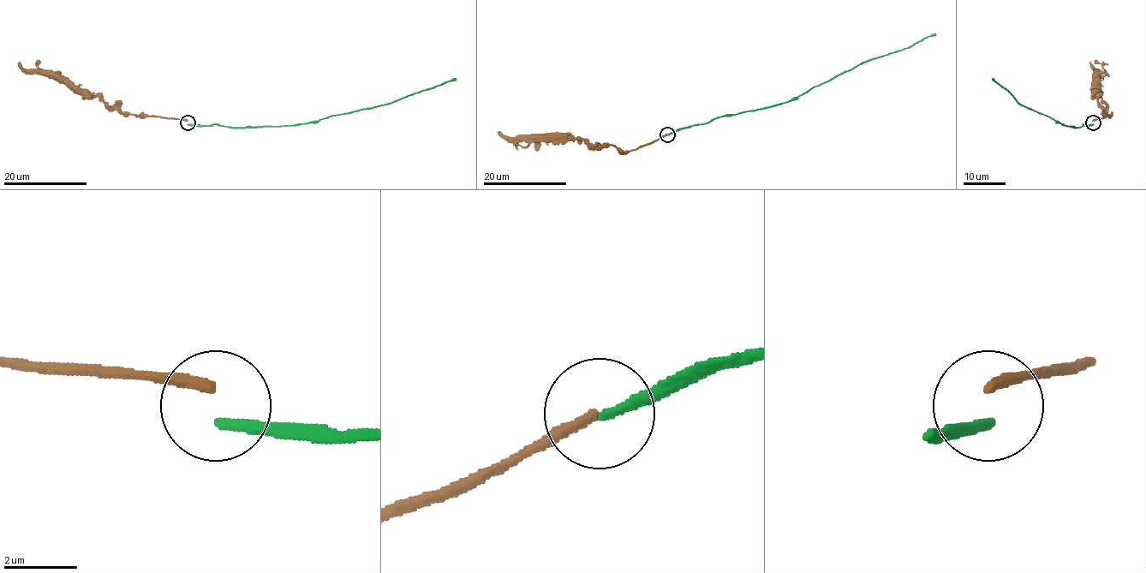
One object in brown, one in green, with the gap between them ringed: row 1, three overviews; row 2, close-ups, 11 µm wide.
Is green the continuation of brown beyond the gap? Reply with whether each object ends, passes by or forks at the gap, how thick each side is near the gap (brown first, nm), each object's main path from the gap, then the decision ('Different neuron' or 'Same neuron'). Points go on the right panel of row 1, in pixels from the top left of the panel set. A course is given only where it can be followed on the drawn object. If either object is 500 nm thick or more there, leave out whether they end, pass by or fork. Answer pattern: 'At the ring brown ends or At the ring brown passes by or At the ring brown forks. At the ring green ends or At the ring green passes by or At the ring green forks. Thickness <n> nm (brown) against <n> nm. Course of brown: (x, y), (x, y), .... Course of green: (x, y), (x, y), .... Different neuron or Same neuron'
At the ring brown ends. At the ring green ends. Thickness 280 nm (brown) against 260 nm. Course of brown: (1093, 121), (1110, 116), (1103, 114), (1106, 110), (1099, 103), (1098, 76), (1089, 62). Course of green: (1093, 124), (1074, 128), (1059, 123), (1022, 105), (992, 78). Same neuron

